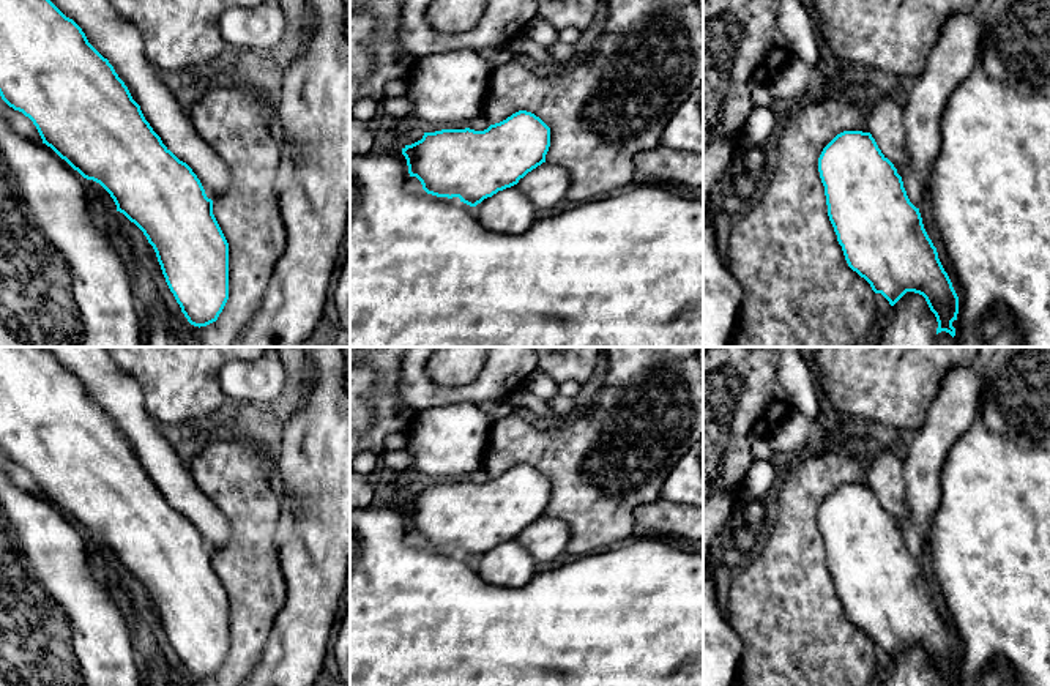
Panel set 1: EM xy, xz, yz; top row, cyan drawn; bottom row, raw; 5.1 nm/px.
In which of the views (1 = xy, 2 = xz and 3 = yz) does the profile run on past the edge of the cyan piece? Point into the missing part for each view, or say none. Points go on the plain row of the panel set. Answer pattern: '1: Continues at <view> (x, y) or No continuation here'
1: Continues at xy (117, 393)
2: Continues at xz (546, 540)
3: Continues at yz (886, 478)

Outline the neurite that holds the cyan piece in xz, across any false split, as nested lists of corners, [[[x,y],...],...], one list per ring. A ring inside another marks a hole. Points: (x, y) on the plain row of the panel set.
[[[519,464],[484,484],[465,481],[424,486],[421,494],[405,498],[402,508],[410,530],[416,530],[427,547],[459,550],[460,555],[476,560],[498,544],[514,539],[534,561],[552,561],[566,554],[571,528],[545,516],[549,500],[550,481],[534,467]]]

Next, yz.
[[[886,445],[872,446],[867,454],[869,484],[843,484],[837,487],[818,511],[818,525],[825,539],[829,574],[848,620],[864,631],[875,647],[881,647],[891,659],[907,645],[919,647],[925,651],[930,664],[936,670],[936,686],[955,686],[952,675],[957,673],[959,650],[938,612],[936,601],[924,582],[919,561],[910,555],[902,535],[908,517],[903,459]]]

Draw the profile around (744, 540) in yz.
[[[741,527],[735,536],[735,547],[741,555],[747,554],[757,542],[755,533],[749,527]]]

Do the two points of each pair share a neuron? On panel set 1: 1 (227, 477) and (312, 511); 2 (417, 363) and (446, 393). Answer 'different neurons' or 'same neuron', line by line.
1: different neurons
2: same neuron

